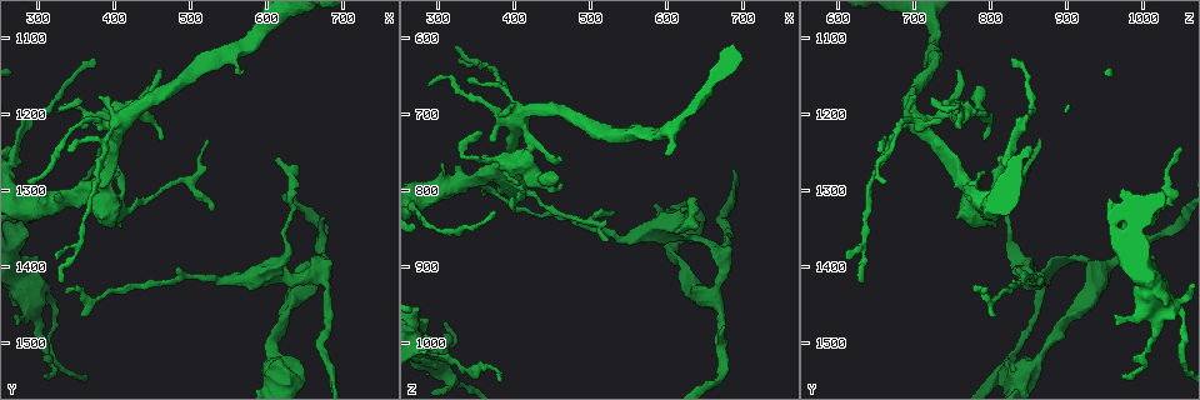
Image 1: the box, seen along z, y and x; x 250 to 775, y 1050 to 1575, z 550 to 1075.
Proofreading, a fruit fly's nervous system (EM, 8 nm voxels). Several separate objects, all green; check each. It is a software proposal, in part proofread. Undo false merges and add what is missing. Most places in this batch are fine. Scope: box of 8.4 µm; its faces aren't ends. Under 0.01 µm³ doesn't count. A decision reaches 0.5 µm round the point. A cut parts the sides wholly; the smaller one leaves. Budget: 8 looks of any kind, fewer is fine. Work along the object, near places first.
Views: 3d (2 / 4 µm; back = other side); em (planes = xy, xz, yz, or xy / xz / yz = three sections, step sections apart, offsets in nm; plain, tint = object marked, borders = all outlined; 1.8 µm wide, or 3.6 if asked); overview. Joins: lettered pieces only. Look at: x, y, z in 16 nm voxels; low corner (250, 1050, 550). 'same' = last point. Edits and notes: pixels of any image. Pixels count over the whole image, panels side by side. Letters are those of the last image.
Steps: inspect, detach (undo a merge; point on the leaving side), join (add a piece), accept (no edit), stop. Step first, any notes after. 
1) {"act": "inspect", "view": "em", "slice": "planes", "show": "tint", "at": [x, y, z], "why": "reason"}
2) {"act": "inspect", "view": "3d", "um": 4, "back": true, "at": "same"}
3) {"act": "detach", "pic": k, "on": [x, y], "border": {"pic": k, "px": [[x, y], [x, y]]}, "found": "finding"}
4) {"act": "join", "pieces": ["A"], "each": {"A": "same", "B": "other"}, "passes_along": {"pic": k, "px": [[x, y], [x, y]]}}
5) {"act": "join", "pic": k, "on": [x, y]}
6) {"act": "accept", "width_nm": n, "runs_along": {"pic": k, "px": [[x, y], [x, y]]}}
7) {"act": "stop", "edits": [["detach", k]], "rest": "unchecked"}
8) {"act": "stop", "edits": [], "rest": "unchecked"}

{"act": "inspect", "view": "3d", "um": 4, "back": true, "at": [615, 1530, 855], "why": "abrupt turn"}

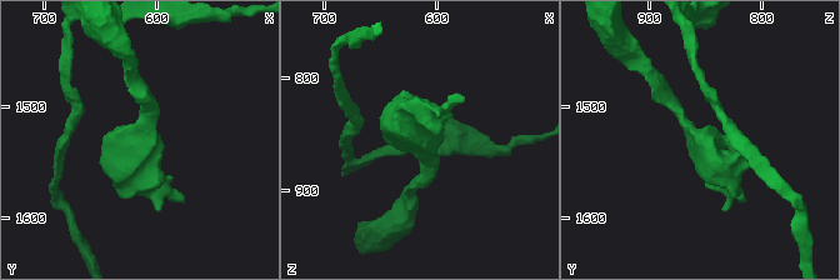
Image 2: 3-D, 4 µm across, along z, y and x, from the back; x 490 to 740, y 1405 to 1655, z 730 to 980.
{"act": "inspect", "view": "em", "slice": "planes", "show": "borders", "at": [616, 1530, 856], "arms": 3, "arm_widths_nm": [170, 200, 320], "why": "now the EM"}

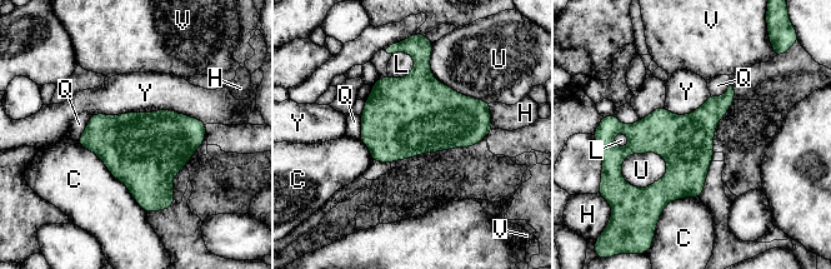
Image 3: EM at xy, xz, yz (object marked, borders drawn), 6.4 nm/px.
{"act": "accept", "longest_contact_nm": ["Y", 750], "each": {"C": "other", "H": "other", "L": "other", "Q": "other", "U": "other", "V": "other", "Y": "other"}, "border": {"pic": 3, "px": [[93, 114], [174, 110], [205, 124]]}, "found": "continuous, no second neuron"}

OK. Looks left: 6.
{"act": "inspect", "view": "em", "slice": "xz", "step": 4, "show": "borders", "at": [675, 1335, 975], "why": "branch stops here"}

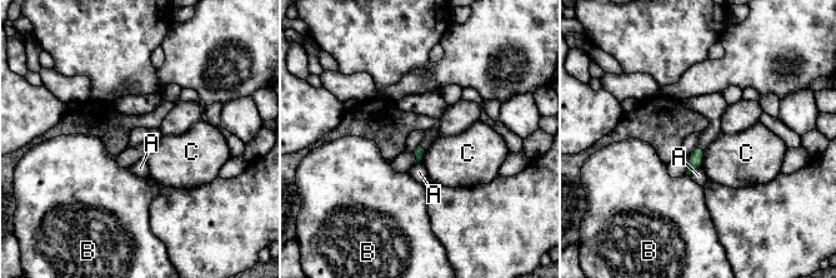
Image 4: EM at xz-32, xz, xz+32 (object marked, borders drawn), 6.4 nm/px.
{"act": "accept", "longest_contact_nm": ["C", 110], "each": {"A": "other", "B": "other", "C": "other"}, "found": "none of them fits"}

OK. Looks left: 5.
{"act": "inspect", "view": "em", "slice": "planes", "show": "borders", "at": [370, 1200, 735], "why": "an open end"}

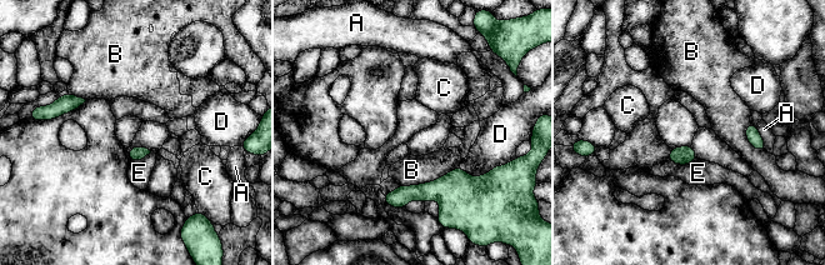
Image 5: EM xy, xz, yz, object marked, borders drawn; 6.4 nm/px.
{"act": "accept", "longest_contact_nm": ["B", 420], "each": {"A": "other", "B": "other", "C": "other", "D": "other", "E": "other"}, "found": "none of them fits"}

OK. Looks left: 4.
{"act": "stop", "edits": [], "rest": "unchecked"}

